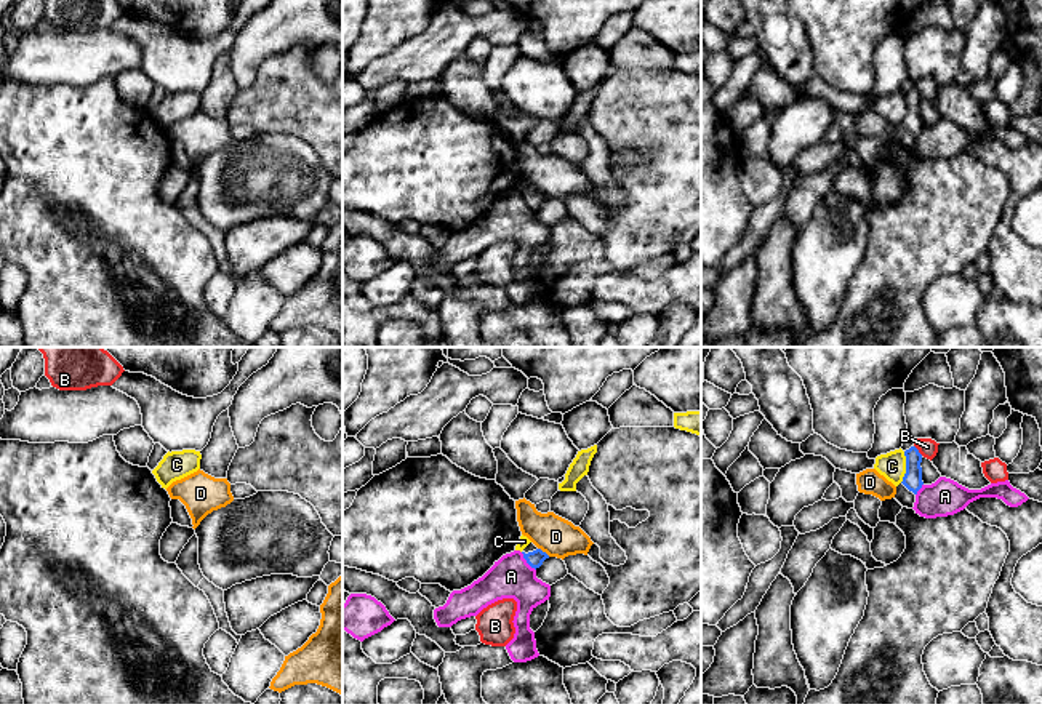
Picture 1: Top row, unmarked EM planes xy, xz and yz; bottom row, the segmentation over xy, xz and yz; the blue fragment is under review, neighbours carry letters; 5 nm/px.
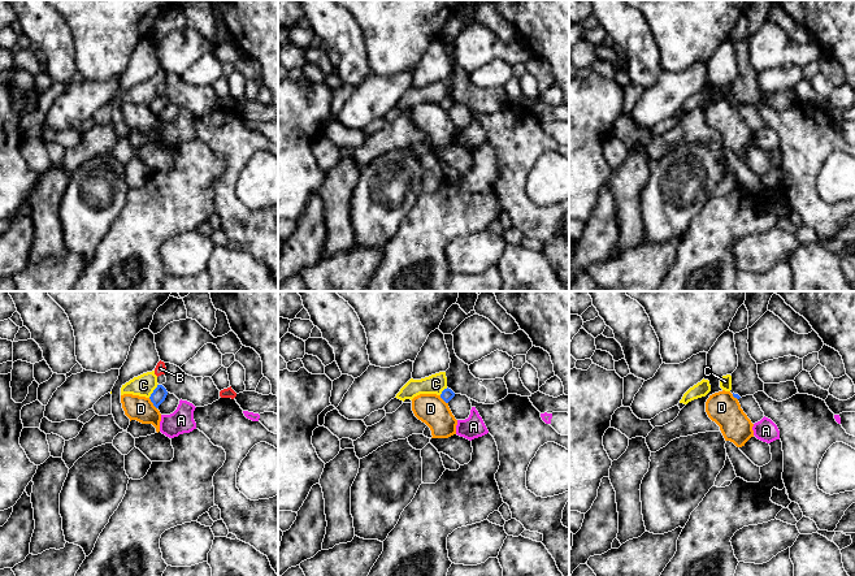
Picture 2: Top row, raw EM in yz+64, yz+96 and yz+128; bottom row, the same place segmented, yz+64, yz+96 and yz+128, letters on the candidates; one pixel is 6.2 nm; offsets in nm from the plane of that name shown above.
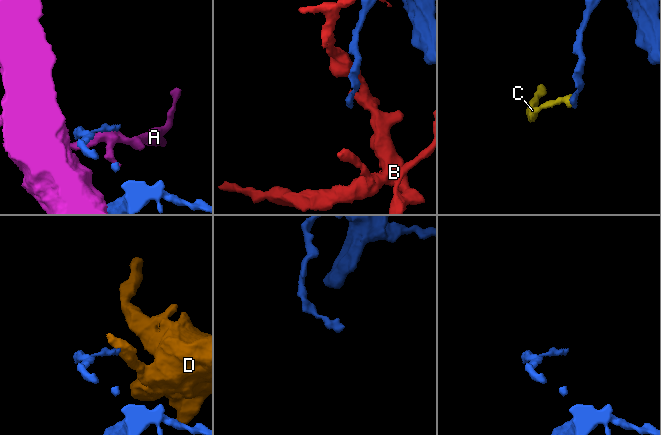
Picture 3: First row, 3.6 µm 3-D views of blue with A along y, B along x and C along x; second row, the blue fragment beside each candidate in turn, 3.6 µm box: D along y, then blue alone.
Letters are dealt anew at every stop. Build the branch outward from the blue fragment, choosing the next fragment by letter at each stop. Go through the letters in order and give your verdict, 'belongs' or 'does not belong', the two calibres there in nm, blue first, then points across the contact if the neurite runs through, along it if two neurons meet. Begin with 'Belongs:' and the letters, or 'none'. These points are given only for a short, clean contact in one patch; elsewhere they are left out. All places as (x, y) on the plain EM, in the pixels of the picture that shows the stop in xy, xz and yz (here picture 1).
Belongs: none
A: does not belong; 90 nm thick on the blue side, 220 nm on the other
B: does not belong; 100 nm thick on the blue side, 90 nm on the other
C: does not belong; 100 nm thick on the blue side, 140 nm on the other; border along yz (905, 93), (905, 117), (900, 124)
D: does not belong; 90 nm thick on the blue side, 200 nm on the other; border along xz (538, 189), (549, 197)

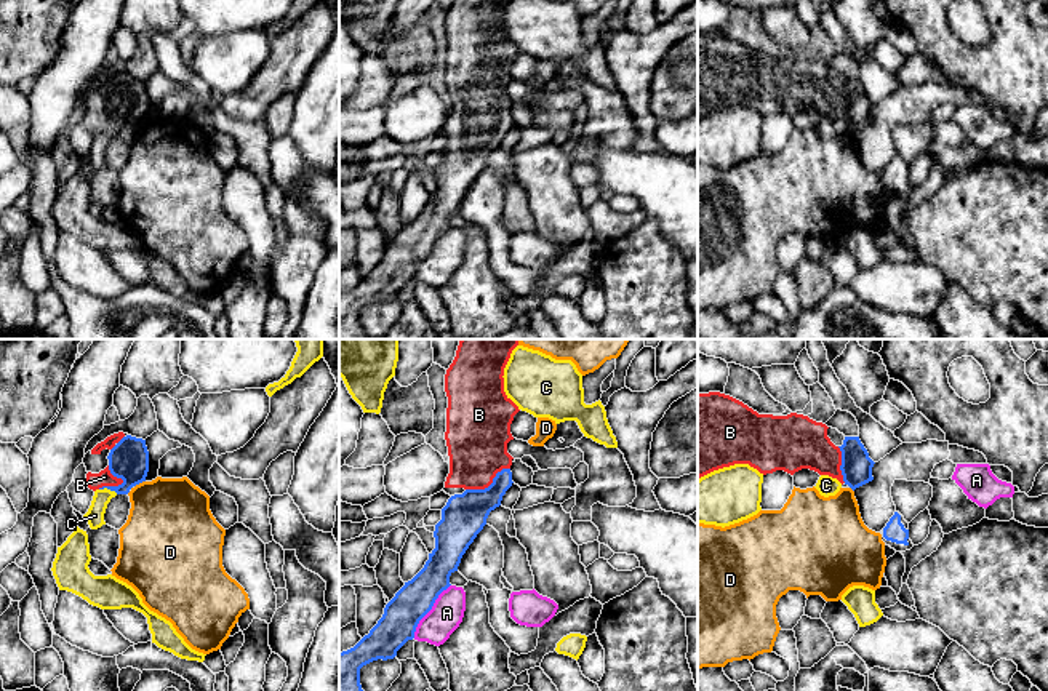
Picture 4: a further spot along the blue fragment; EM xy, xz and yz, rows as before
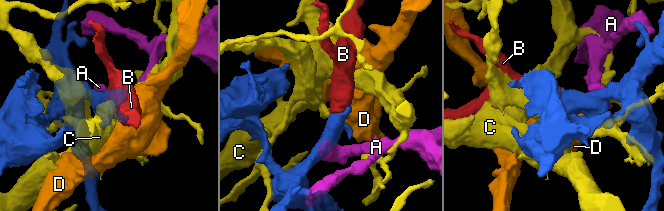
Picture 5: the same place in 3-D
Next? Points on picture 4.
Belongs: B
A: does not belong; 190 nm thick on the blue side, 160 nm on the other
B: belongs; 220 nm thick on the blue side, 320 nm on the other; runs through xz (464, 157), (490, 127), (479, 104), (477, 79)
C: does not belong; 200 nm thick on the blue side, 90 nm on the other
D: does not belong; 200 nm thick on the blue side, 420 nm on the other

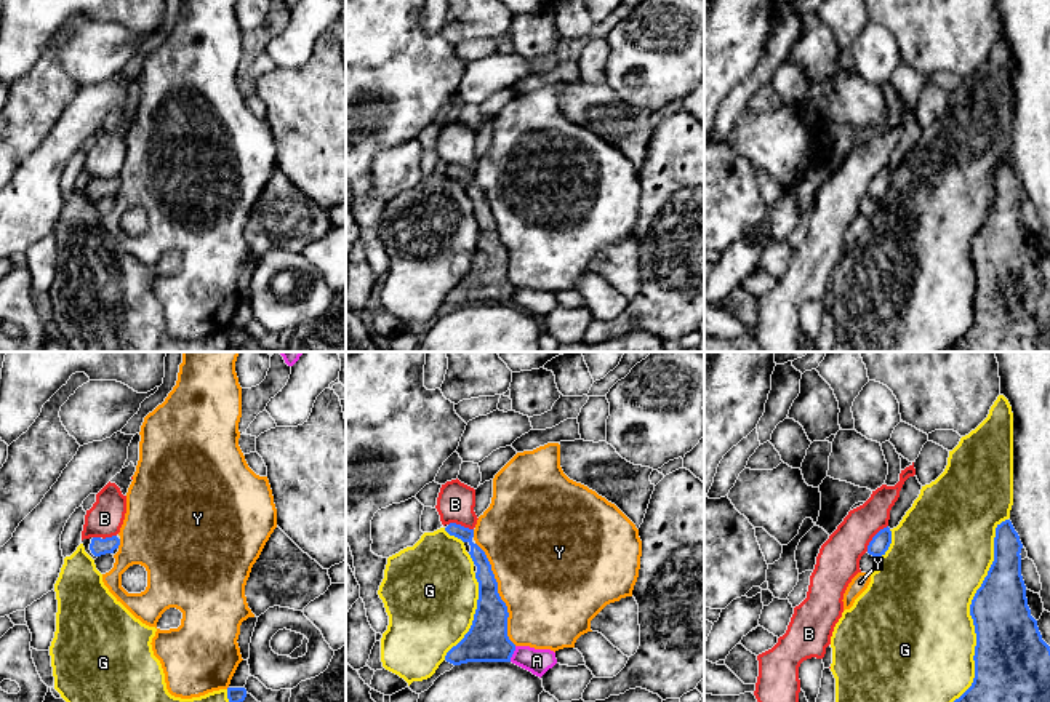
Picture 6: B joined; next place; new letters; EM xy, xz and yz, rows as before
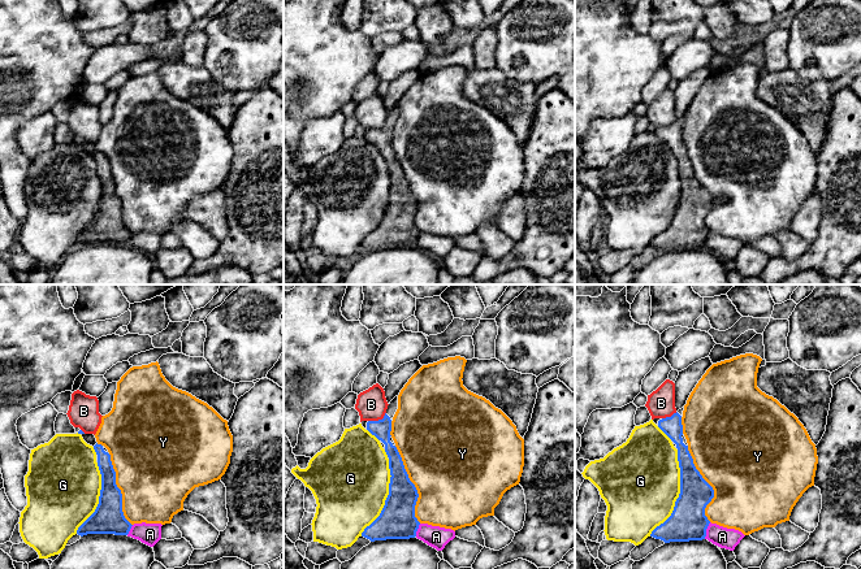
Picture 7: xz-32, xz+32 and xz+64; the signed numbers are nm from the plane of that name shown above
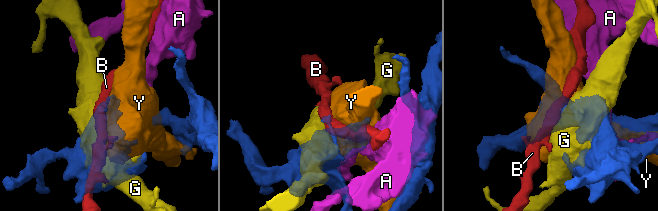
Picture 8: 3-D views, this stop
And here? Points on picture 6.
Belongs: none
A: does not belong; 220 nm thick on the blue side, 130 nm on the other
B: does not belong; 90 nm thick on the blue side, 220 nm on the other; border along yz (887, 167), (873, 179), (866, 192)
G: does not belong; 340 nm thick on the blue side, 500 nm on the other
Y: does not belong; 220 nm thick on the blue side, 480 nm on the other

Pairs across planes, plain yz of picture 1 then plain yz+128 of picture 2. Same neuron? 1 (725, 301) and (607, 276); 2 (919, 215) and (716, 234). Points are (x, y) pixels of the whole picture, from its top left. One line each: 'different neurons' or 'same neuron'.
1: different neurons
2: same neuron

